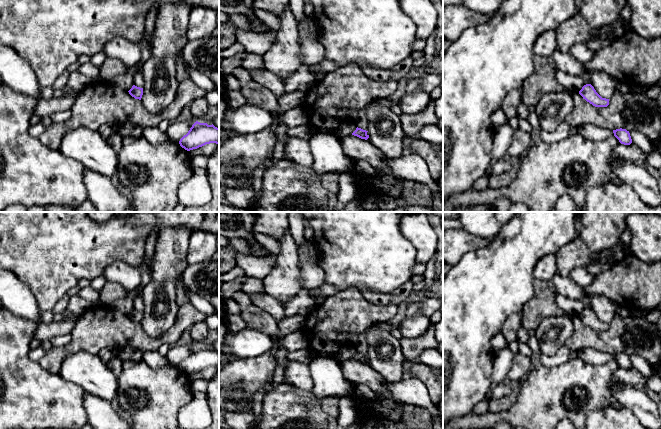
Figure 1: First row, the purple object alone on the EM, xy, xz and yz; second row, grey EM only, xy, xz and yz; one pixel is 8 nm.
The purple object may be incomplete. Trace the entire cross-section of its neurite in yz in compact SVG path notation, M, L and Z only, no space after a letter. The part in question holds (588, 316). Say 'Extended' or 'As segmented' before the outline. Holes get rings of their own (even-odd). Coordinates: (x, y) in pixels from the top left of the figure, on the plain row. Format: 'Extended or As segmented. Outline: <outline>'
As segmented. Outline: M591 308L584 309L579 318L595 331L607 331L609 329L609 323L602 322Z

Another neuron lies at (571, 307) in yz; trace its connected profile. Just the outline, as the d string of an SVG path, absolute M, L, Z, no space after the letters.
M557 294L556 304L568 315L579 316L584 309L590 308L590 302L587 296L581 300L573 300Z

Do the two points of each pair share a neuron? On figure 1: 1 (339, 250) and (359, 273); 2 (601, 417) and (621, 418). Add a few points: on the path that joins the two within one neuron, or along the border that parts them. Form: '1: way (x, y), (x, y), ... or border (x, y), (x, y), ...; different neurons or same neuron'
1: way (345, 256), (356, 267); same neuron
2: way (606, 418), (616, 418); same neuron

